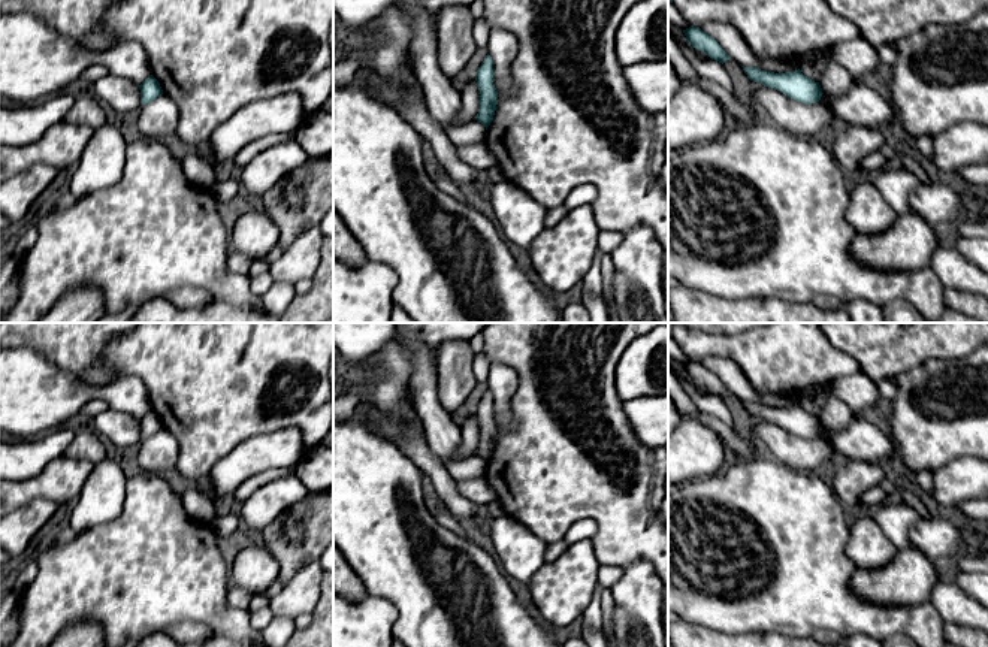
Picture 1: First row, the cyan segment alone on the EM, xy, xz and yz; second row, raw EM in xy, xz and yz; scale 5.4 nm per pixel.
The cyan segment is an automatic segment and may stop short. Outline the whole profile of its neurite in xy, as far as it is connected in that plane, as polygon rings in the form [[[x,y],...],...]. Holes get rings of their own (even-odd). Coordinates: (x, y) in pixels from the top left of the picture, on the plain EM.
[[[149,409],[141,420],[141,439],[146,439],[163,429],[158,415]]]

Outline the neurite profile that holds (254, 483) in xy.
[[[272,468],[245,480],[235,492],[238,505],[245,502],[260,487],[275,480],[284,478],[285,475],[291,472],[293,472],[291,468]]]

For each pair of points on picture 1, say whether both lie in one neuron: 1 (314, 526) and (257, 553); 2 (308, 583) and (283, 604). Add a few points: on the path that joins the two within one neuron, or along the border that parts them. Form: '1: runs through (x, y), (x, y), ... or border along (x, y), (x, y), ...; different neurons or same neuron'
1: border along (259, 540), (277, 562), (278, 577); different neurons
2: runs through (302, 589), (289, 602); same neuron

